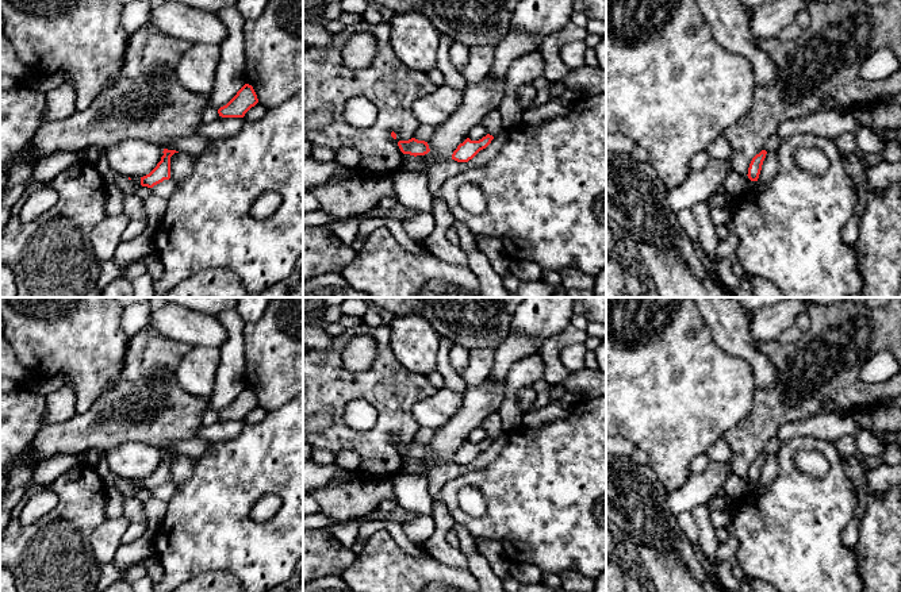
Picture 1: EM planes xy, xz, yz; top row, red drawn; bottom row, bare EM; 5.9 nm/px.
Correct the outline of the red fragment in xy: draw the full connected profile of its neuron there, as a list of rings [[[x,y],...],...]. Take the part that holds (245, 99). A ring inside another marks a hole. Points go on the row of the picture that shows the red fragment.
[[[245,84],[226,105],[218,109],[218,114],[222,118],[244,118],[257,103],[258,99],[253,87]]]

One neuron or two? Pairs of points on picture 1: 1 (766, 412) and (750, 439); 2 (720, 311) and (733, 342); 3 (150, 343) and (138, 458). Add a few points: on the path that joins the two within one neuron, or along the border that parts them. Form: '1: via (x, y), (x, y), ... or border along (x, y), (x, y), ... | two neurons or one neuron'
1: via (765, 419), (752, 433) | one neuron
2: via (725, 319), (732, 334) | one neuron
3: border along (108, 450), (127, 442), (144, 442), (163, 452) | two neurons

